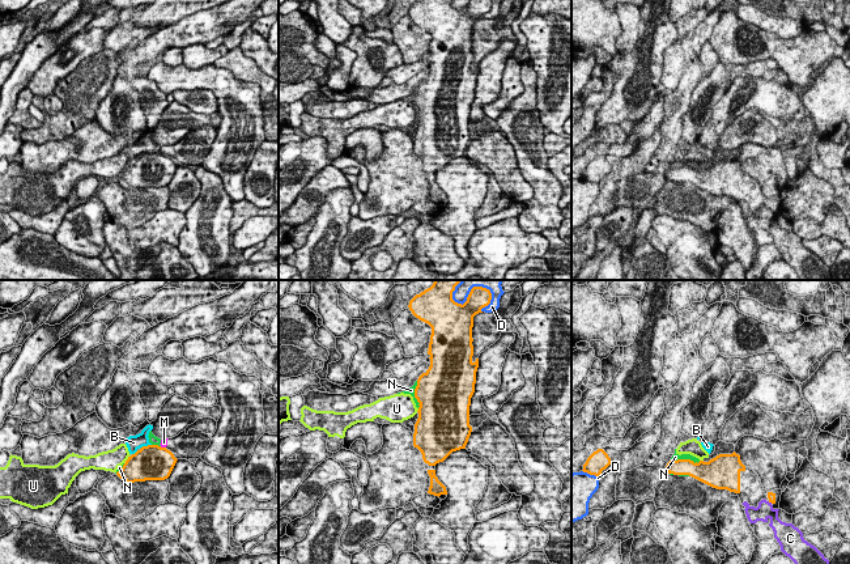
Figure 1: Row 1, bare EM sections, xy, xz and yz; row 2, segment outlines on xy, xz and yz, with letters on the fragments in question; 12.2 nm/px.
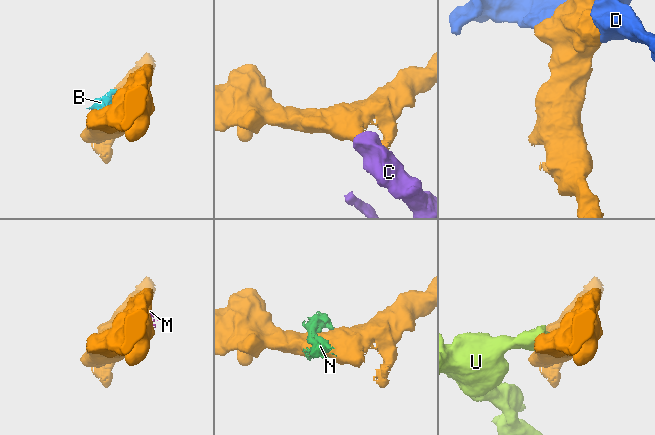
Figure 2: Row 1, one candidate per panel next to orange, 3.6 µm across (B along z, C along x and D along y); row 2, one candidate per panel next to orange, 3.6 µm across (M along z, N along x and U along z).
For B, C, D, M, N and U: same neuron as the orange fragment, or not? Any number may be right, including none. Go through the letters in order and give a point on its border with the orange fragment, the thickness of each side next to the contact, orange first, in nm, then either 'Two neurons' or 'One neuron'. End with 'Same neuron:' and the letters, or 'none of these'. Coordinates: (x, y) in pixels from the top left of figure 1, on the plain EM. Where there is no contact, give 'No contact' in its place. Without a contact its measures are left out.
B: Touches orange at xy (145, 153). Thickness 440 nm (orange) against 190 nm. Two neurons
C: Touches orange at yz (770, 208). Thickness 100 nm (orange) against 200 nm. Two neurons
D: Touches orange at xz (488, 11). Thickness 220 nm (orange) against 130 nm. Two neurons
M: Touches orange at xy (162, 155). Thickness 440 nm (orange) against 100 nm. Two neurons
N: Touches orange at yz (685, 166). Thickness 240 nm (orange) against 90 nm. Two neurons
U: Touches orange at xy (127, 166). Thickness 400 nm (orange) against 260 nm. Two neurons
Same neuron: none of these

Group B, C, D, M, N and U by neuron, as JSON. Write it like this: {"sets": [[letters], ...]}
{"sets": [["B", "N", "U"], ["C"], ["D"], ["M"]]}

